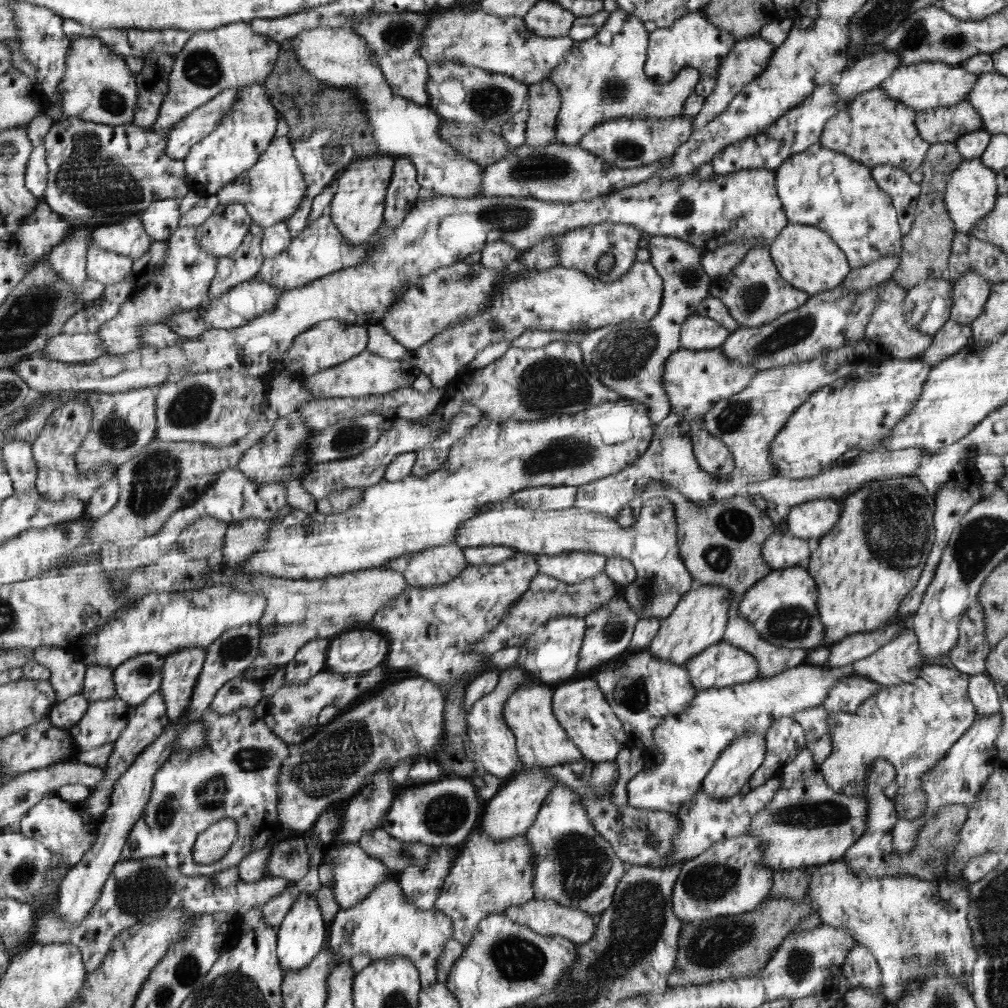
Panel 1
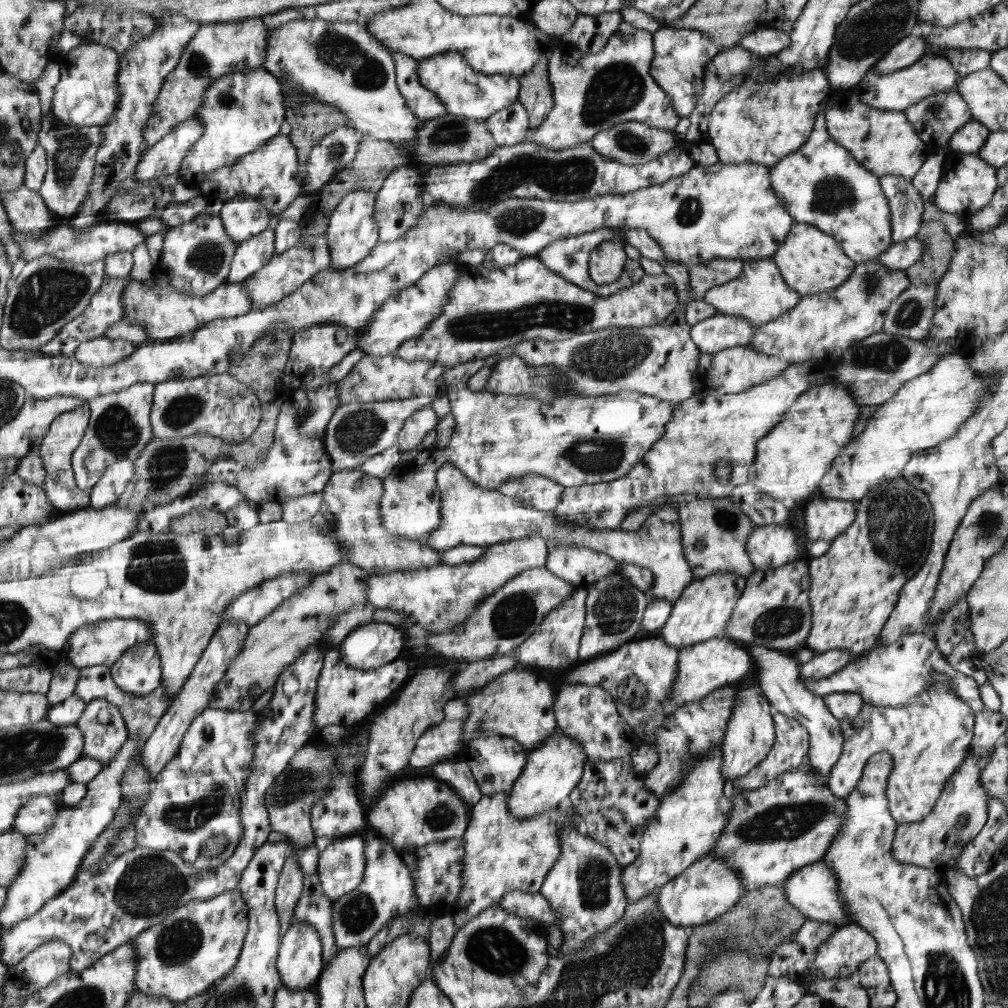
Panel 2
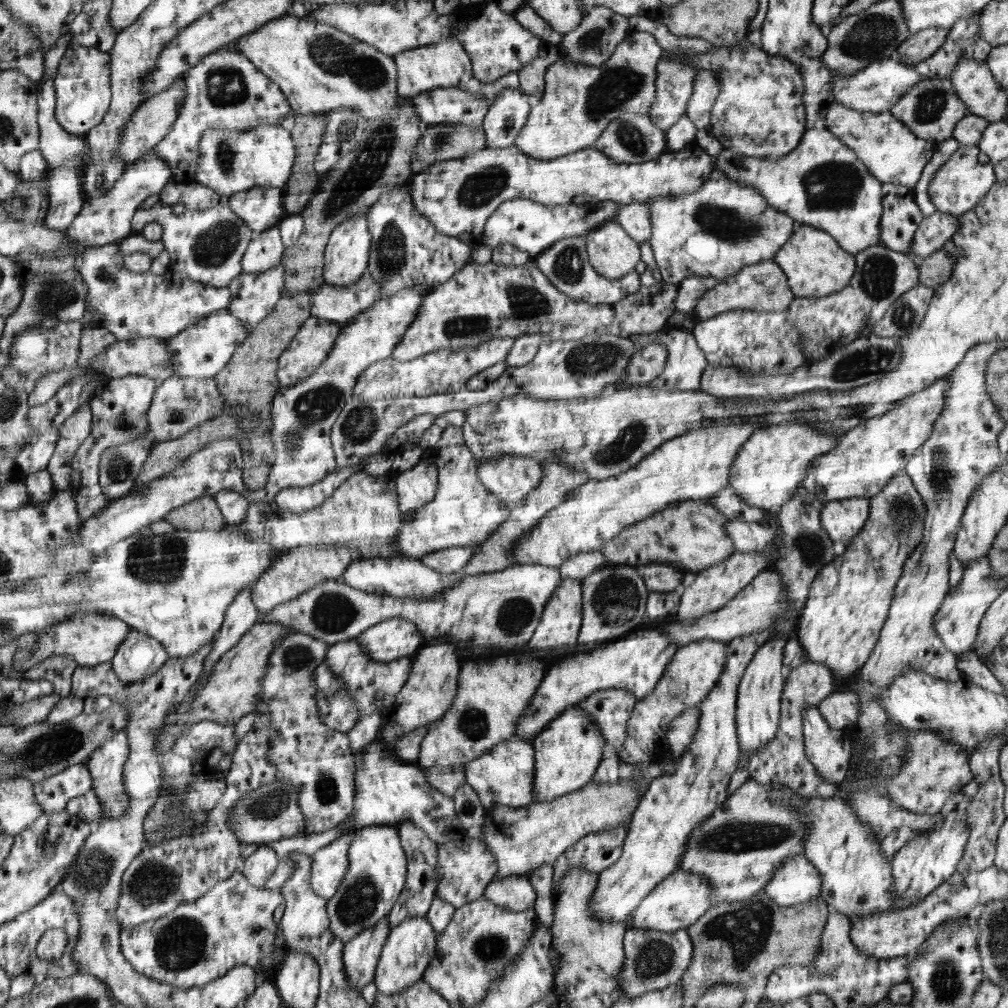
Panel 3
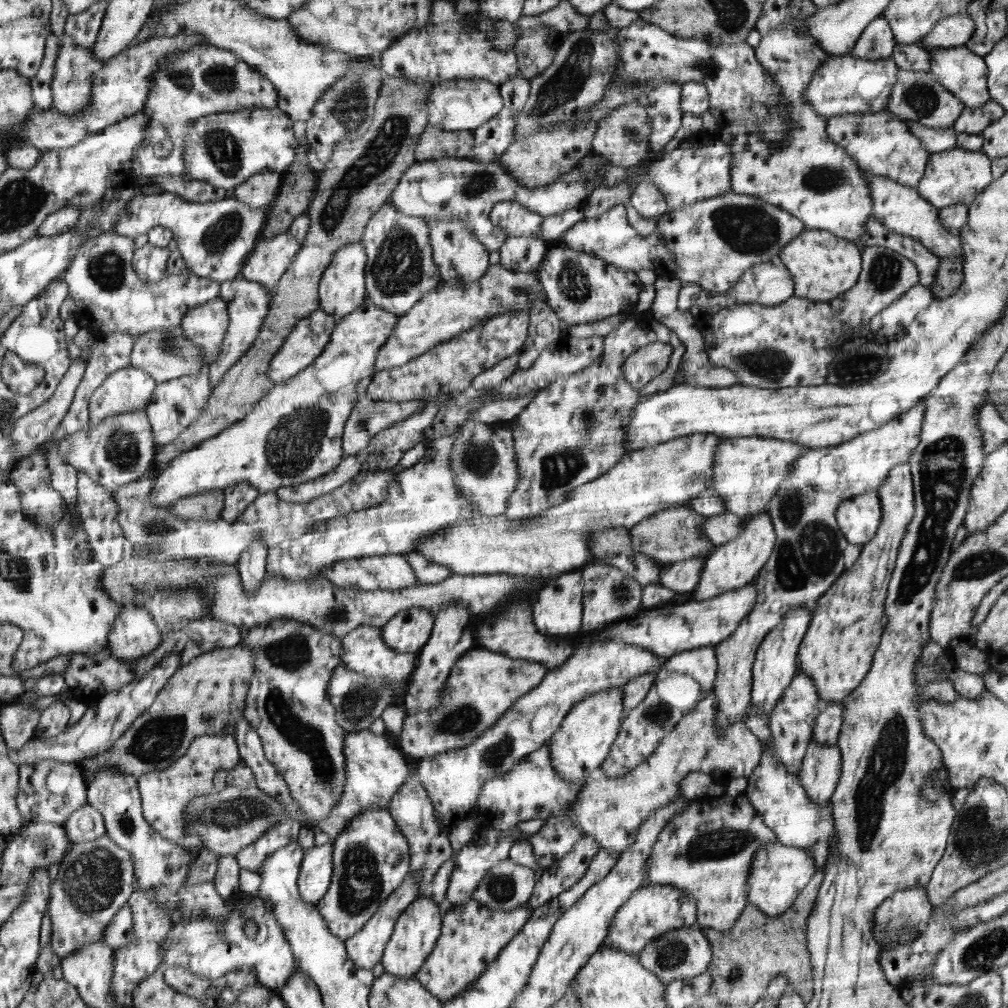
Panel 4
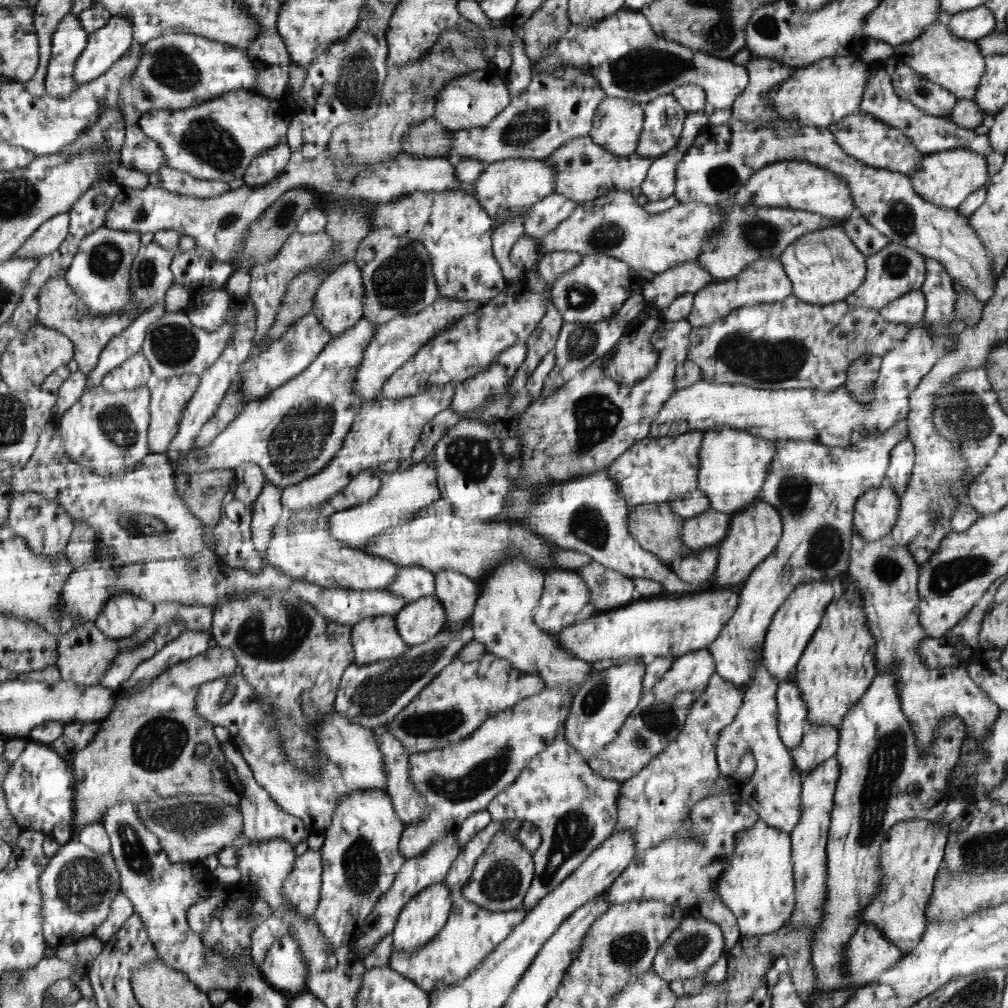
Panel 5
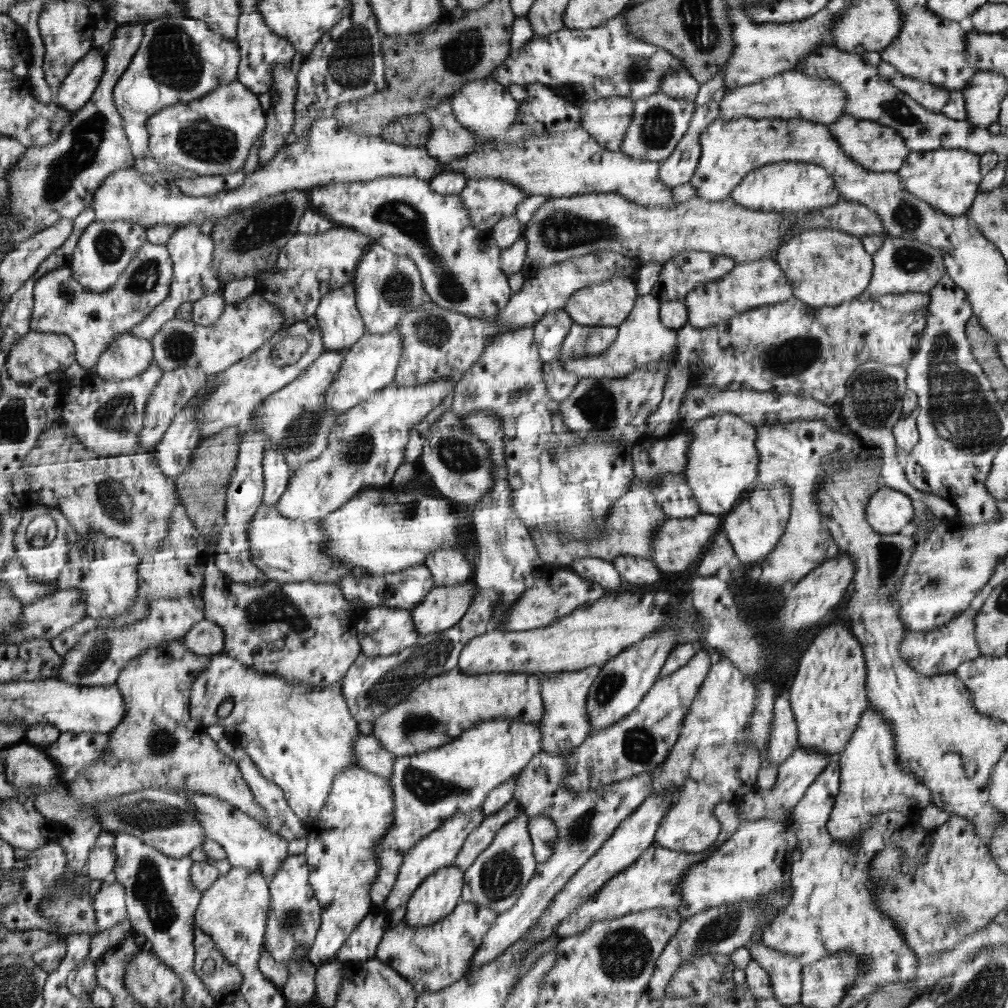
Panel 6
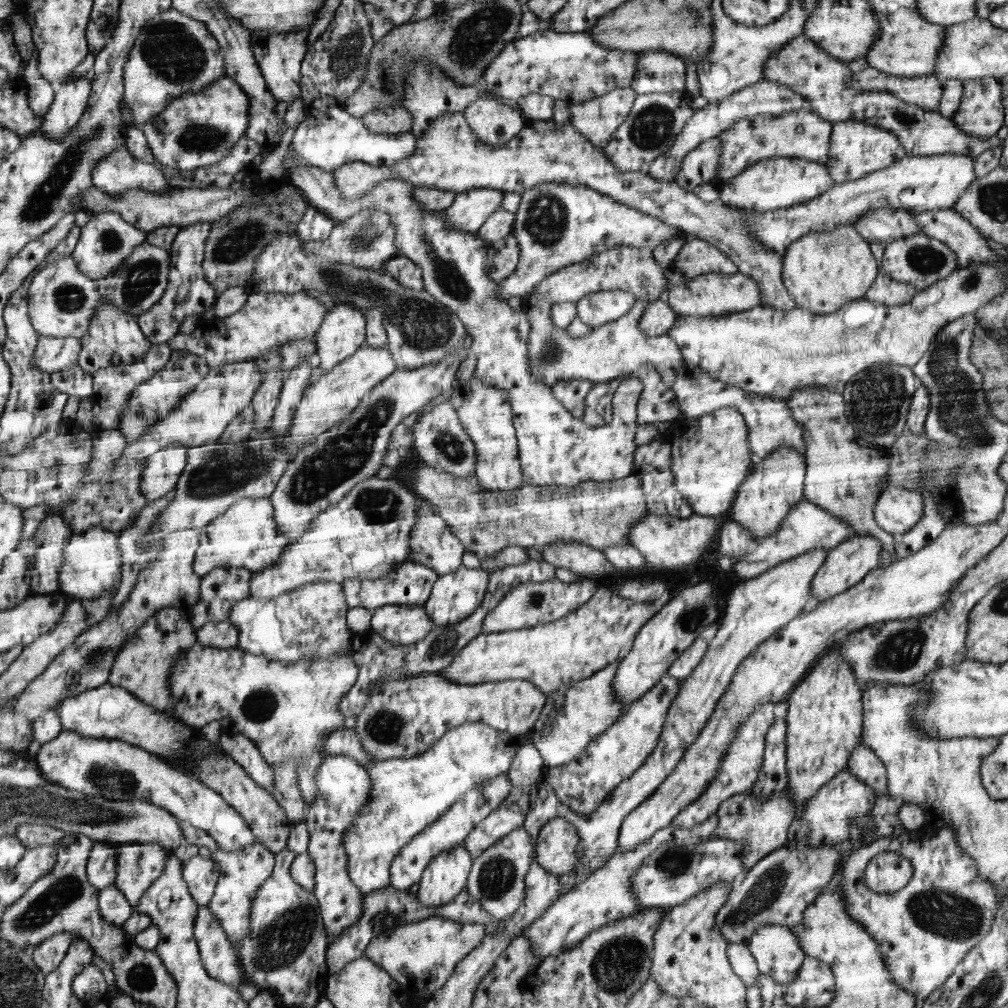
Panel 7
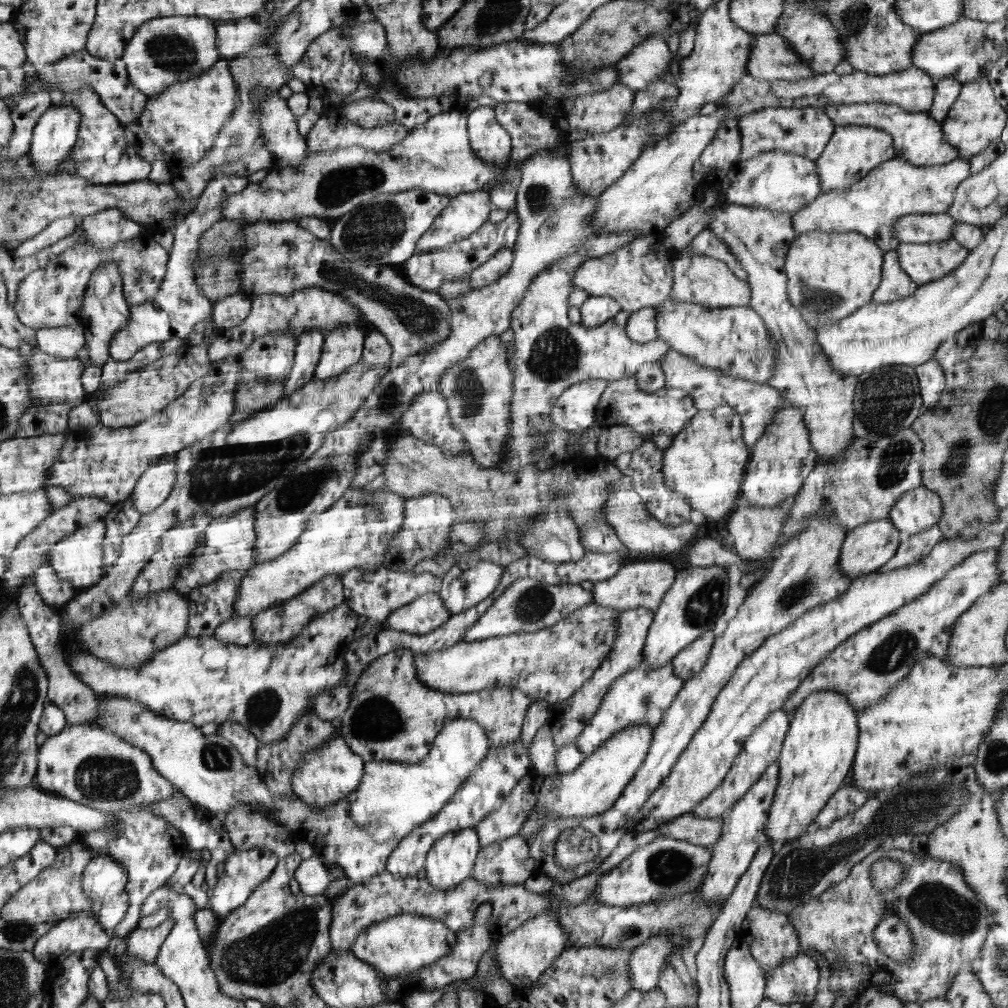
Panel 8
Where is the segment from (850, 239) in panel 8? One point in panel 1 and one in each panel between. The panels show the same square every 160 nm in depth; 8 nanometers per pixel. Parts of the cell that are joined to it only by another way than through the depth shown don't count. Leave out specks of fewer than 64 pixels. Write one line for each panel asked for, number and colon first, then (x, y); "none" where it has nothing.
1: (805, 256)
2: (810, 261)
3: (815, 264)
4: (823, 266)
5: (824, 266)
6: (826, 267)
7: (822, 272)

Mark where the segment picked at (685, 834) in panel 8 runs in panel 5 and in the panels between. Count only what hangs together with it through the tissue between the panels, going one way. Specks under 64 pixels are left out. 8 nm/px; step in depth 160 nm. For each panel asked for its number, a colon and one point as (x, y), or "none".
5: (820, 743)
6: (796, 774)
7: (761, 825)

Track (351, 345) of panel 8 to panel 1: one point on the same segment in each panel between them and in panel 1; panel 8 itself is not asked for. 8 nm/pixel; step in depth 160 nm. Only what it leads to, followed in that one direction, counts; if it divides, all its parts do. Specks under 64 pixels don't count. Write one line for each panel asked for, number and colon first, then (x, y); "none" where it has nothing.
1: (358, 206)
2: (353, 233)
3: (347, 253)
4: (342, 289)
5: (338, 303)
6: (341, 324)
7: (343, 331)

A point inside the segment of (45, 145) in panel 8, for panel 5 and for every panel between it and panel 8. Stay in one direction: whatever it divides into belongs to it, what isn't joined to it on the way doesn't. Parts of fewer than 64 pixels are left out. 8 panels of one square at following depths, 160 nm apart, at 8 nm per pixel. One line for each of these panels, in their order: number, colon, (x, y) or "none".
5: (107, 45)
6: (77, 89)
7: (71, 101)

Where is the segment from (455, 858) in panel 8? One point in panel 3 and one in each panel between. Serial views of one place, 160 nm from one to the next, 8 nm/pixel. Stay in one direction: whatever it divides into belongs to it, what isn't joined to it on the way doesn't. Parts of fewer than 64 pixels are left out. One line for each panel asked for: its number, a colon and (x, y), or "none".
3: (407, 953)
4: (417, 930)
5: (422, 918)
6: (439, 894)
7: (446, 876)

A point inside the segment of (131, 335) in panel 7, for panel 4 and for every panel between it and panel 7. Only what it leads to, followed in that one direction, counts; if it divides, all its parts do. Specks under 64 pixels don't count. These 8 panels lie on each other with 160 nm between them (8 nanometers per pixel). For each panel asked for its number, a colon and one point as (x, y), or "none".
4: (128, 389)
5: (136, 371)
6: (127, 356)

